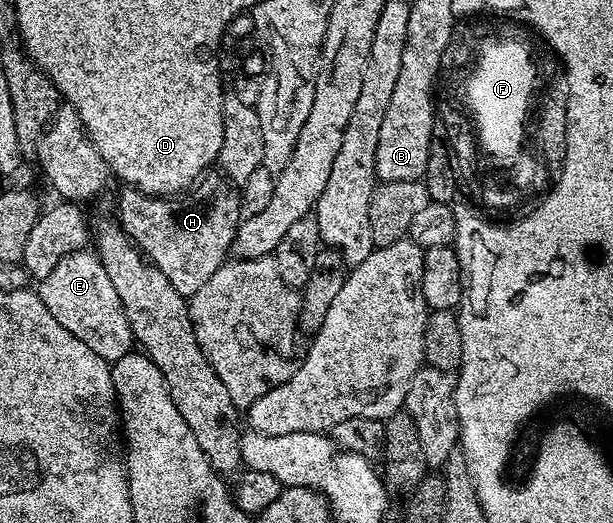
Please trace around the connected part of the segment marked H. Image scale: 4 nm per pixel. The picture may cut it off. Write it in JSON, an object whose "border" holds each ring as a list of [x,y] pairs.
{"border":[[[207,172],[185,195],[152,197],[129,187],[121,191],[123,193],[118,197],[116,217],[122,230],[156,268],[164,271],[168,283],[172,283],[172,287],[176,287],[182,297],[189,299],[196,291],[200,291],[200,287],[204,287],[204,283],[208,283],[208,279],[212,279],[212,275],[216,275],[218,268],[231,256],[240,224],[240,193],[221,172]]]}

